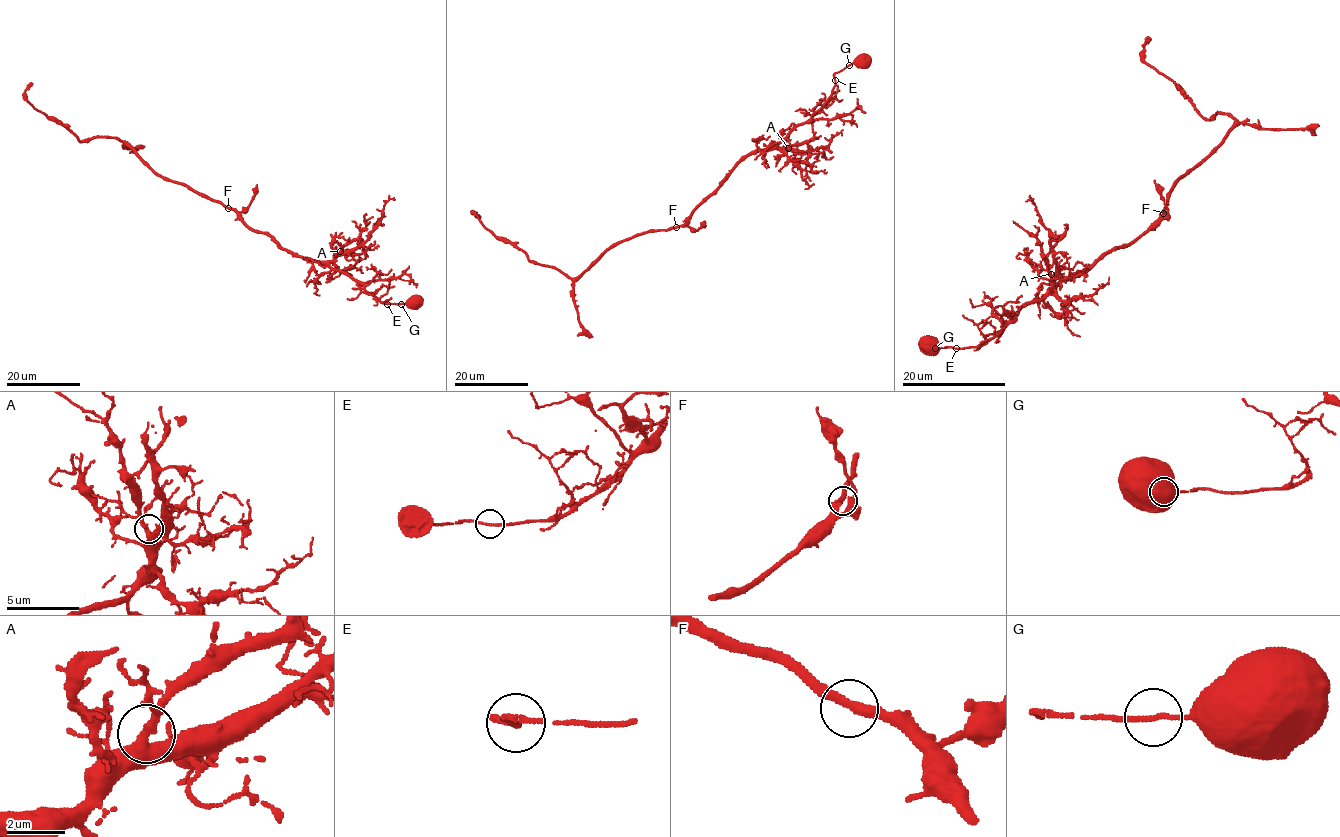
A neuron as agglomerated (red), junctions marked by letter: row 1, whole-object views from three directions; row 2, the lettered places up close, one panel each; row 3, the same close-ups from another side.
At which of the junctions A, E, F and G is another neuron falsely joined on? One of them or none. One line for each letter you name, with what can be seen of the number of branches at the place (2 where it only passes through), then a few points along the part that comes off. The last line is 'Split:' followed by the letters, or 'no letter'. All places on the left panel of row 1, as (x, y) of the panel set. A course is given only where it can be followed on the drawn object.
Split: no letter

